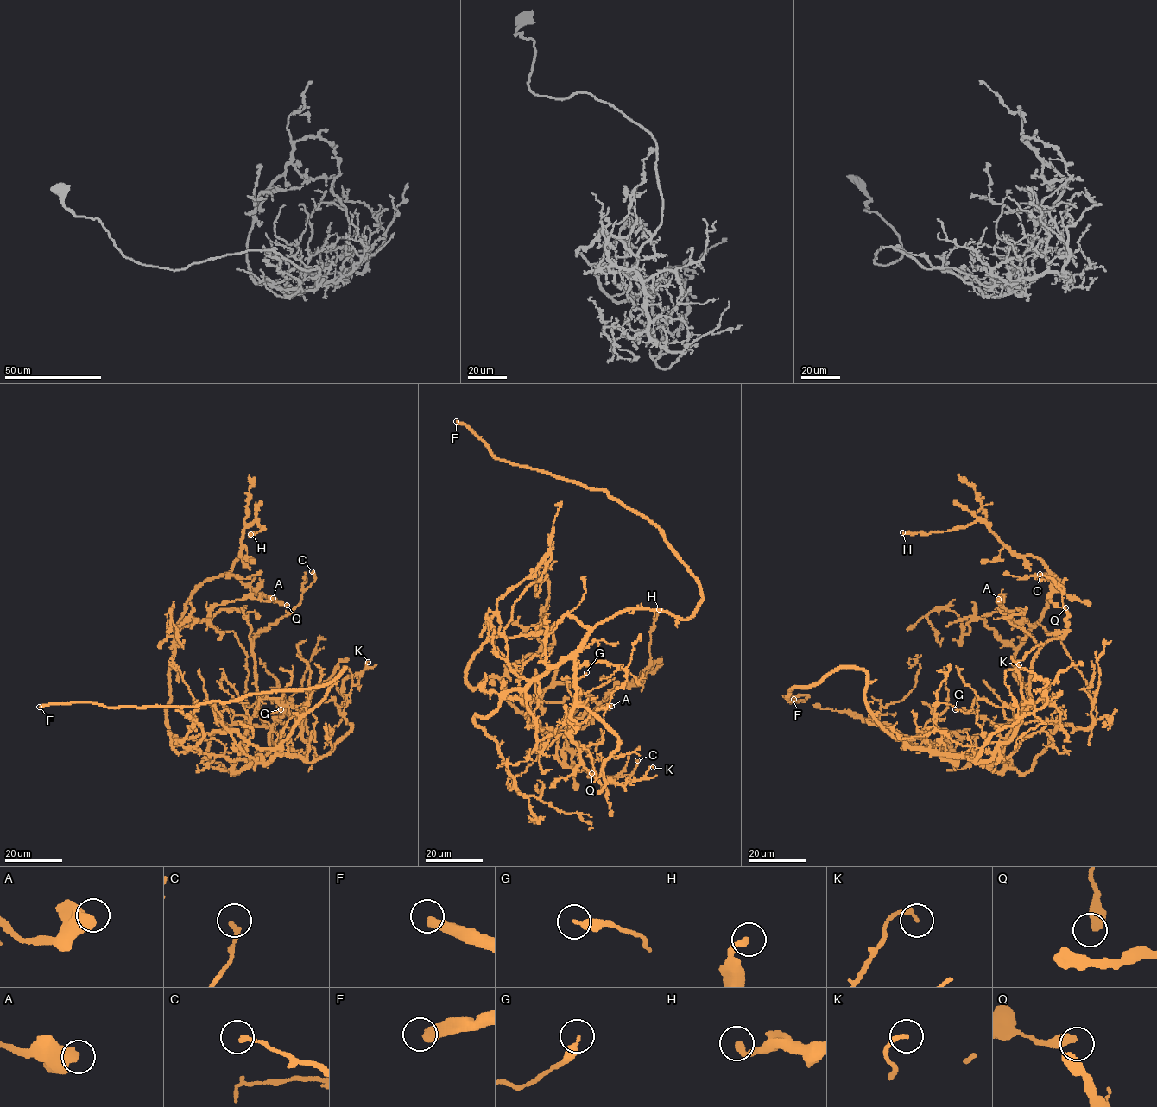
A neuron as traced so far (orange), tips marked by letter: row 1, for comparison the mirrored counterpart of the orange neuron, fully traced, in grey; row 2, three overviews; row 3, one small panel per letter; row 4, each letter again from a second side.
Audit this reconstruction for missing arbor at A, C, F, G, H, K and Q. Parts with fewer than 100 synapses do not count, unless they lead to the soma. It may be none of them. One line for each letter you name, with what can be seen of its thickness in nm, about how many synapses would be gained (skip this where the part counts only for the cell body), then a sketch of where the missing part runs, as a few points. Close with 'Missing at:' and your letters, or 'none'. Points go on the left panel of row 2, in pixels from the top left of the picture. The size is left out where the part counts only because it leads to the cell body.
F: Thickness 460 nm
Missing at: F

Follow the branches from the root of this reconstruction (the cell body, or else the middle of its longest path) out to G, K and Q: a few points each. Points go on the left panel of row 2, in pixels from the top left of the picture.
G: (244, 738), (306, 760), (299, 711), (275, 698), (261, 700), (257, 707), (269, 713), (281, 709)
K: (244, 738), (307, 762), (319, 759), (351, 730), (339, 711), (344, 680), (362, 673), (368, 662)
Q: (244, 738), (237, 731), (180, 739), (172, 734), (166, 712), (175, 629), (193, 590), (225, 575), (287, 605)

